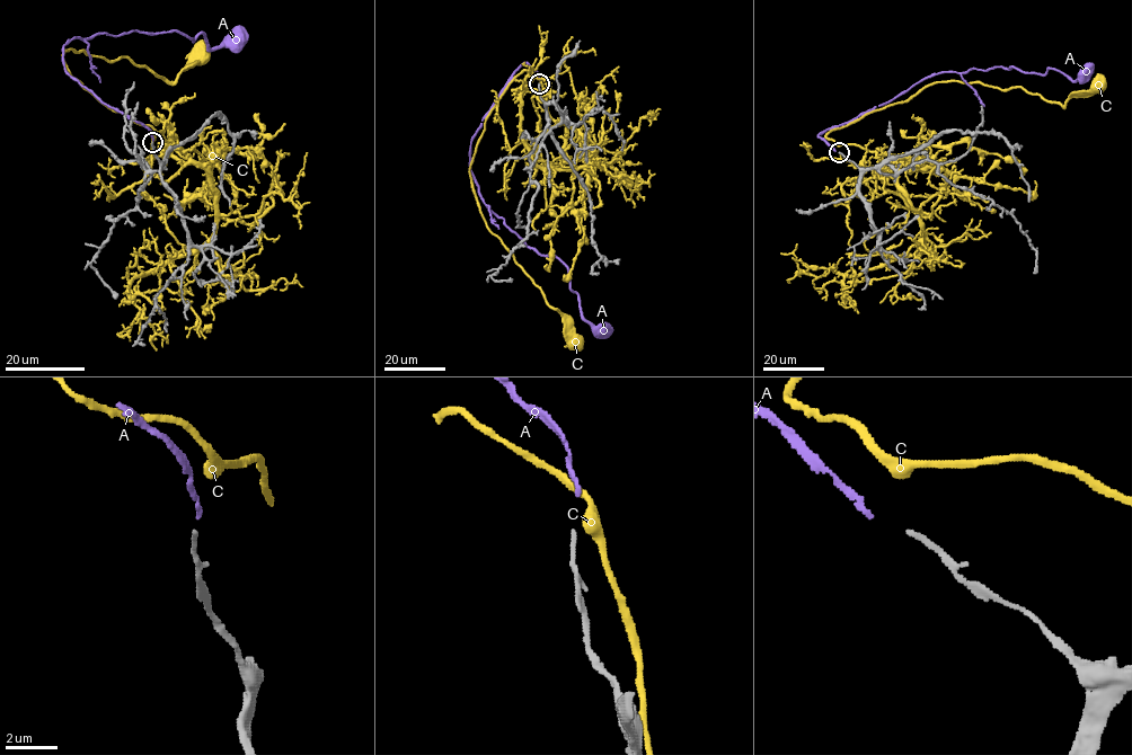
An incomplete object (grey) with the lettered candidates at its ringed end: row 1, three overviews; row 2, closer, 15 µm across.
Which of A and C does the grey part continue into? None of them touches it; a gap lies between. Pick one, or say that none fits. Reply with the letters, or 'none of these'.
A

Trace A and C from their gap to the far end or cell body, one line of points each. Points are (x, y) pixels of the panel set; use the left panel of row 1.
A: (153, 140), (65, 71), (63, 46), (131, 30), (193, 41), (202, 33), (210, 49), (236, 37)
C: (153, 133), (83, 87), (68, 72), (64, 52), (127, 58), (174, 82), (199, 54)

